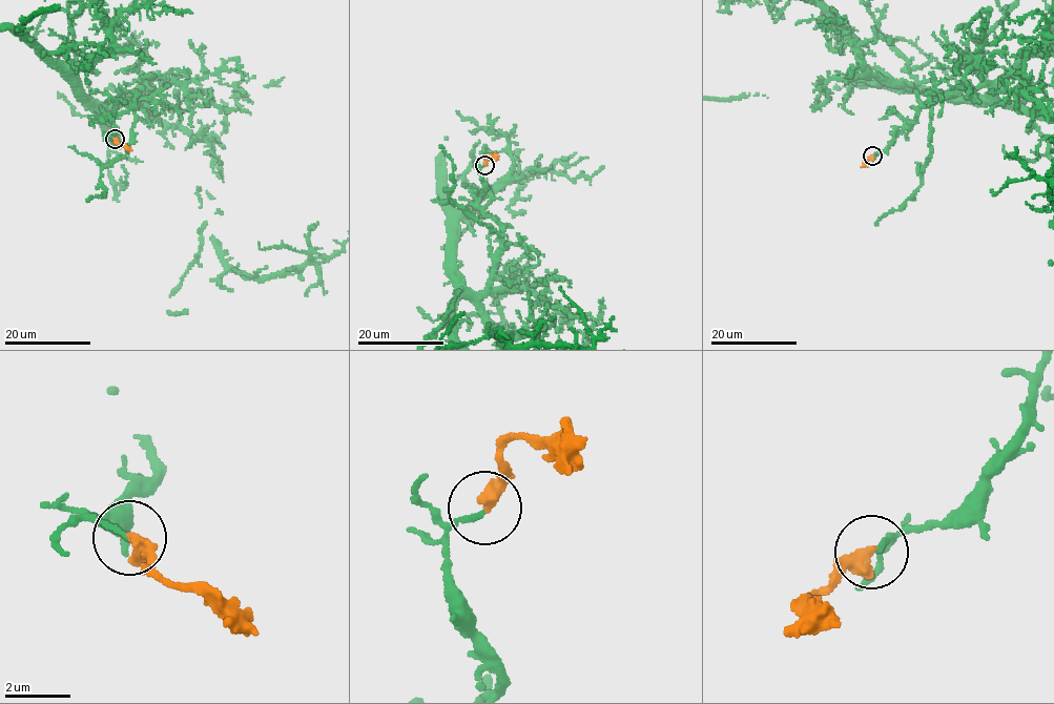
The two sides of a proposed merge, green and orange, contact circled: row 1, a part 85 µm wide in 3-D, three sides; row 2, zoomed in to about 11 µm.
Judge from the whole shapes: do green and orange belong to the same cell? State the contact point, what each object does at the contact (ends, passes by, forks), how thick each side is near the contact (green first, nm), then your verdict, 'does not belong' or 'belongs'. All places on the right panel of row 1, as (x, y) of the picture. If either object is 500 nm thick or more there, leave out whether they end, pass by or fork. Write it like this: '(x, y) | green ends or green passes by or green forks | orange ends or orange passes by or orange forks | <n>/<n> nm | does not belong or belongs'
(872, 156) | green ends | orange ends | 130/420 nm | does not belong

